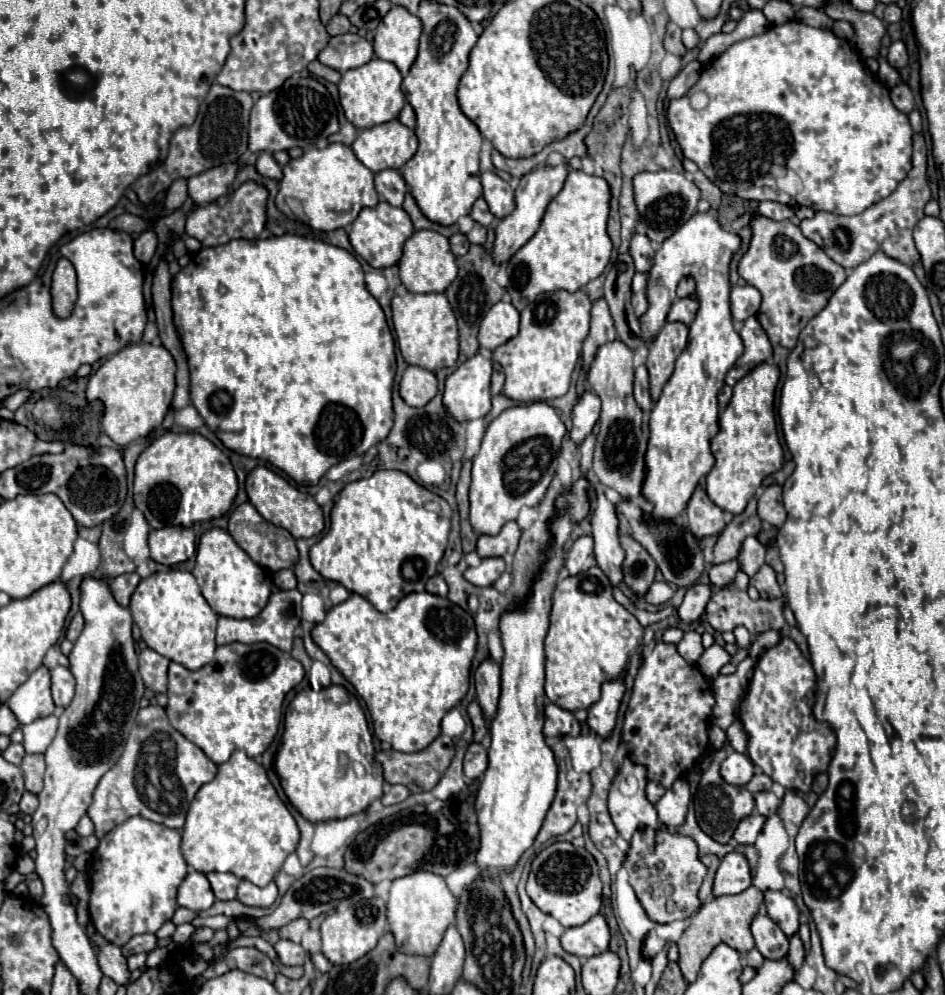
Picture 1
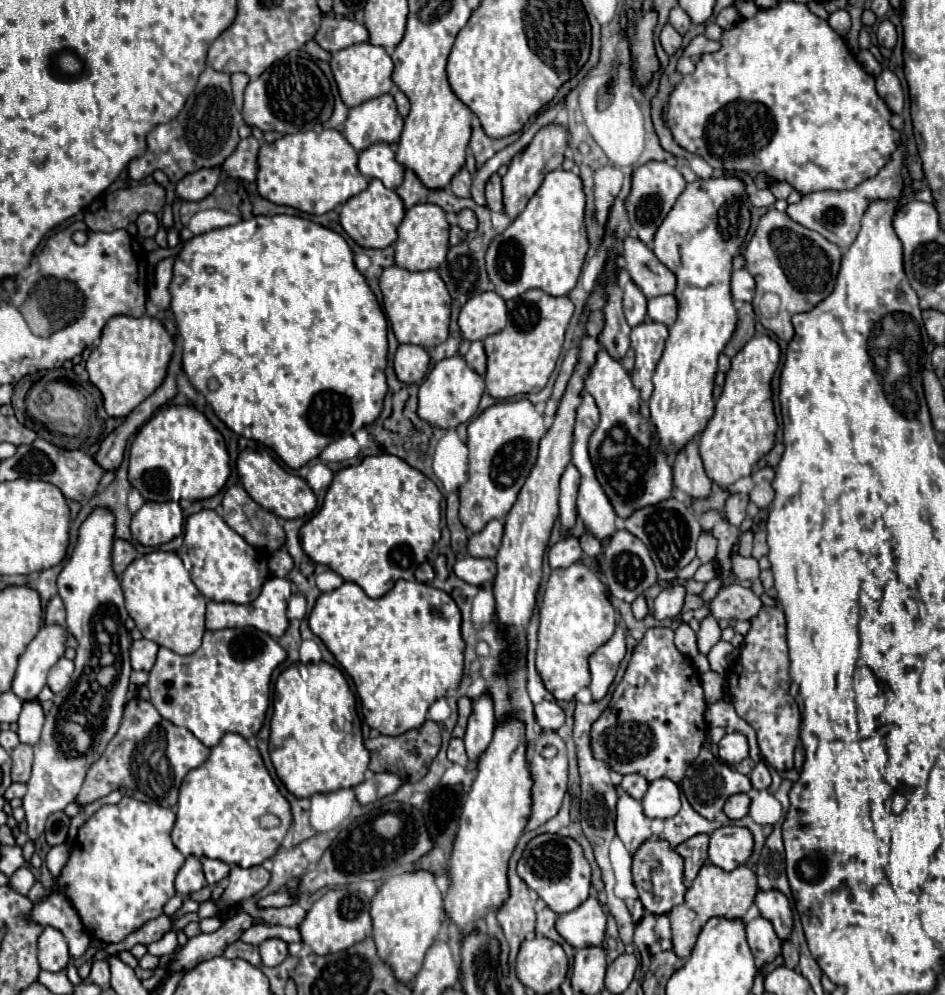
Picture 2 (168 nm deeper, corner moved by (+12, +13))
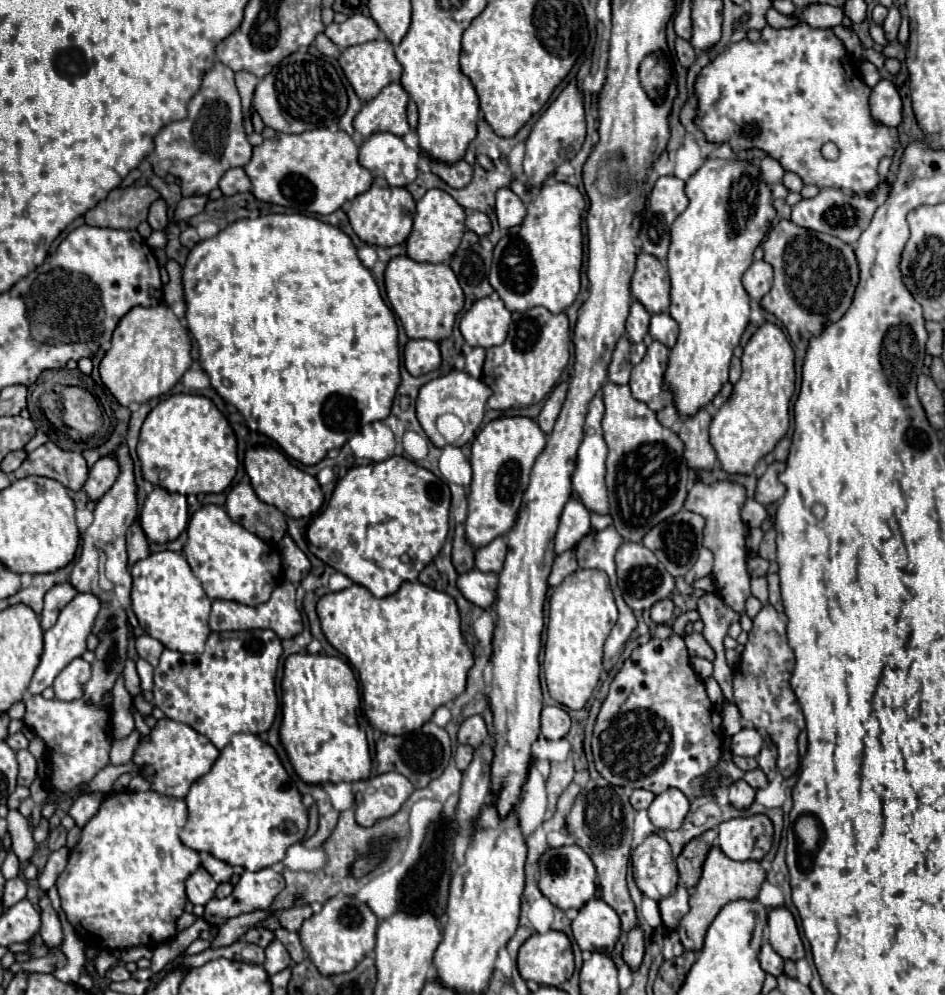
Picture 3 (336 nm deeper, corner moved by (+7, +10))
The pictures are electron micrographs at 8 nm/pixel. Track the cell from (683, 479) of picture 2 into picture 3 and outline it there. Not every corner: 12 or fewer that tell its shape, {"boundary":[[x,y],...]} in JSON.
{"boundary":[[711,414],[683,416],[679,438],[689,468],[711,470],[717,456],[709,442]]}

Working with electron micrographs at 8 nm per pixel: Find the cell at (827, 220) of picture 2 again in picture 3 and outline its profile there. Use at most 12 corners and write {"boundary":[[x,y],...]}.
{"boundary":[[823,188],[791,212],[797,226],[855,244],[885,202]]}

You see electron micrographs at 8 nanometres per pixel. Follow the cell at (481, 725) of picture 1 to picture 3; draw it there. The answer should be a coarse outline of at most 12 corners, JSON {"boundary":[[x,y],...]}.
{"boundary":[[481,716],[467,718],[459,728],[459,744],[473,748],[489,738]]}

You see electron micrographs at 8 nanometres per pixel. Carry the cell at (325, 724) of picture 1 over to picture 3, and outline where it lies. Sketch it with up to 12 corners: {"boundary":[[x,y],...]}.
{"boundary":[[291,654],[281,742],[307,784],[367,780],[361,698],[337,656]]}

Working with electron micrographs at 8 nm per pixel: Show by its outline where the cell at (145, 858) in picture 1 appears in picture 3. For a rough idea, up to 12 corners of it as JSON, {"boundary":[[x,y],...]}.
{"boundary":[[113,792],[57,878],[89,946],[159,946],[201,866],[183,798]]}

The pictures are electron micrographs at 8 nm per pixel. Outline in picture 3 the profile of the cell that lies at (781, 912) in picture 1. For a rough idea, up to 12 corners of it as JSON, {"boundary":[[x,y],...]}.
{"boundary":[[787,908],[769,910],[767,940],[783,960],[805,954]]}

